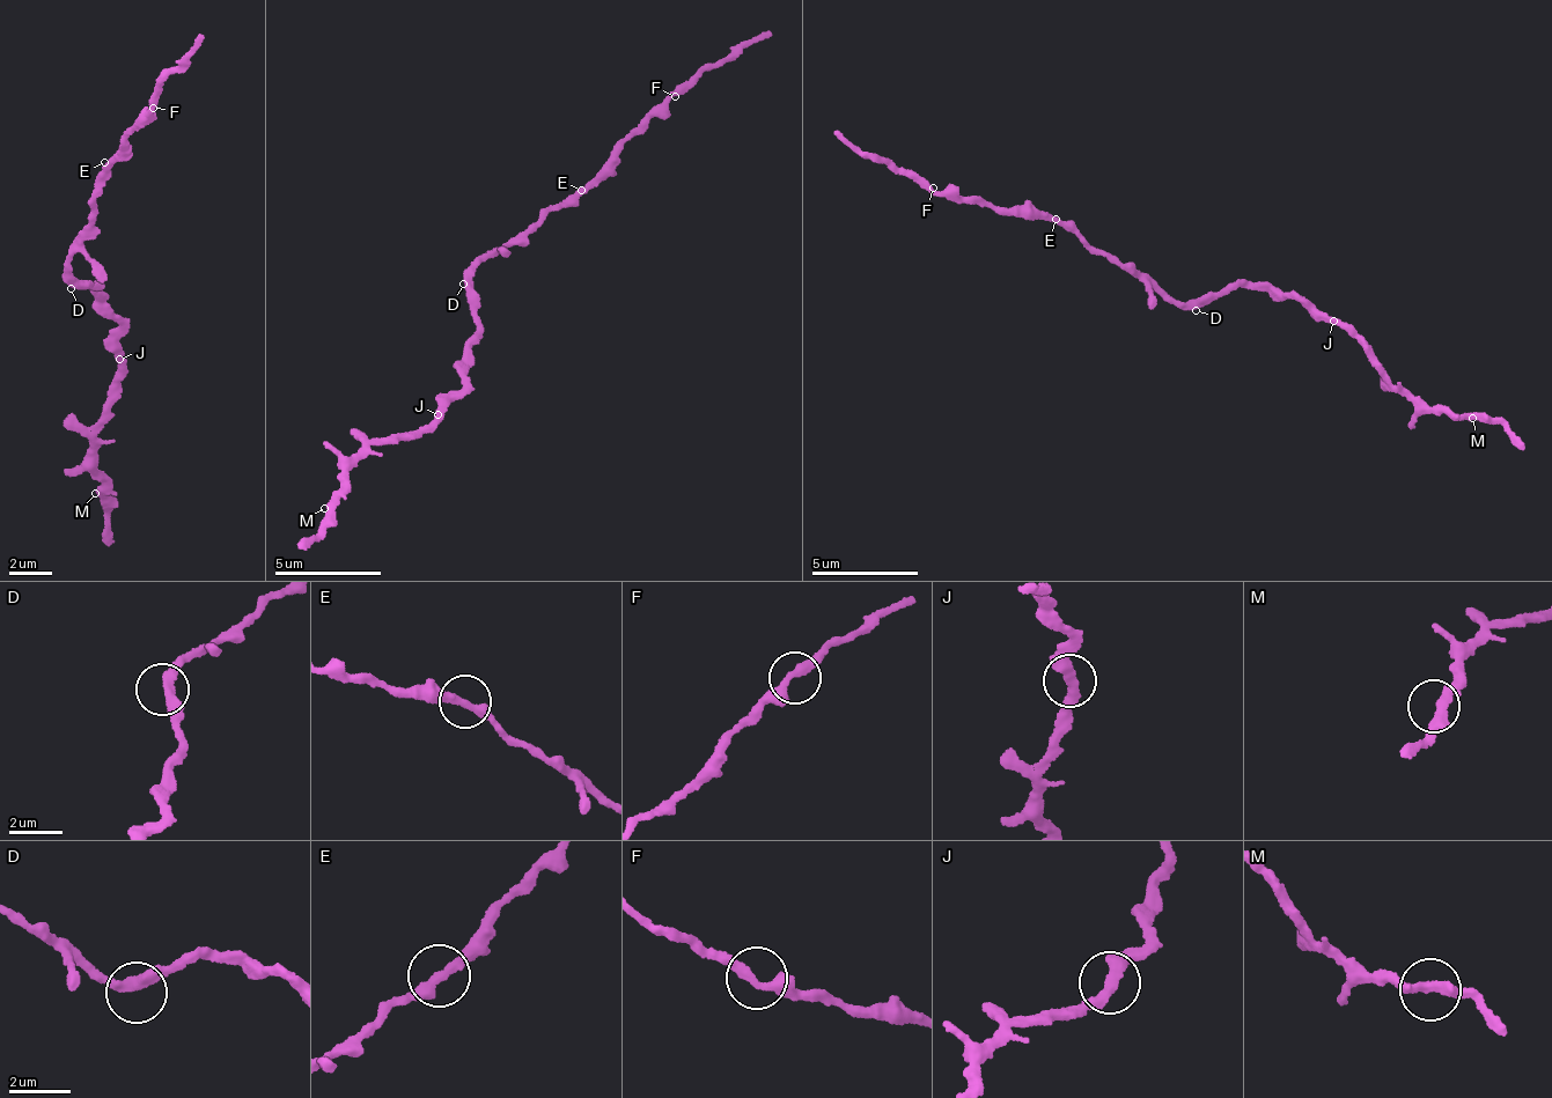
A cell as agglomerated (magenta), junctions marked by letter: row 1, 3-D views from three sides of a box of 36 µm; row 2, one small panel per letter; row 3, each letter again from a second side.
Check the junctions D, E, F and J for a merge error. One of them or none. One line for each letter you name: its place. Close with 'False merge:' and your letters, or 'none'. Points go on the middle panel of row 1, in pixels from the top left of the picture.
False merge: none

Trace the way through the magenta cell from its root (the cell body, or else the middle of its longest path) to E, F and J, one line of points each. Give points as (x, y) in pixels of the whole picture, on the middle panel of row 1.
E: (470, 285), (470, 264), (581, 190)
F: (470, 285), (470, 264), (579, 193), (605, 167), (619, 144), (637, 133), (661, 104), (675, 96)
J: (470, 285), (475, 338), (470, 344), (470, 369), (461, 398), (438, 414)

